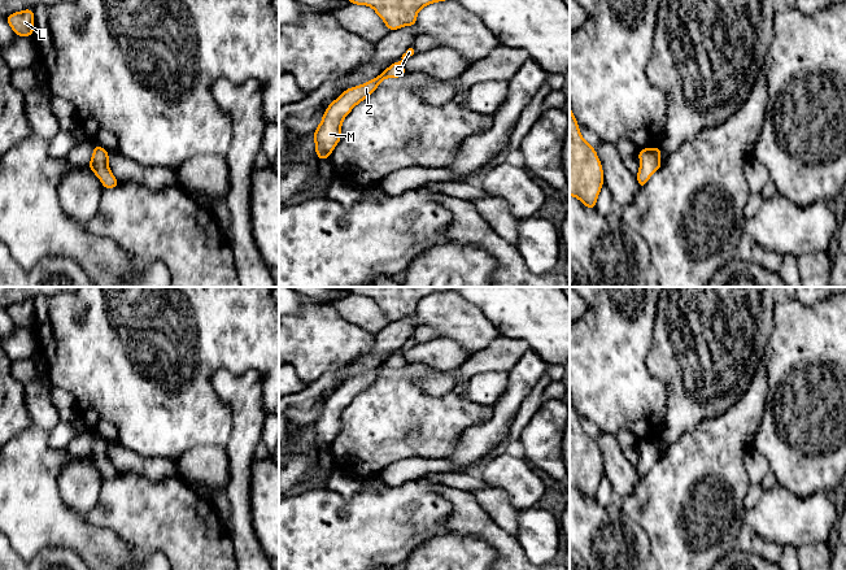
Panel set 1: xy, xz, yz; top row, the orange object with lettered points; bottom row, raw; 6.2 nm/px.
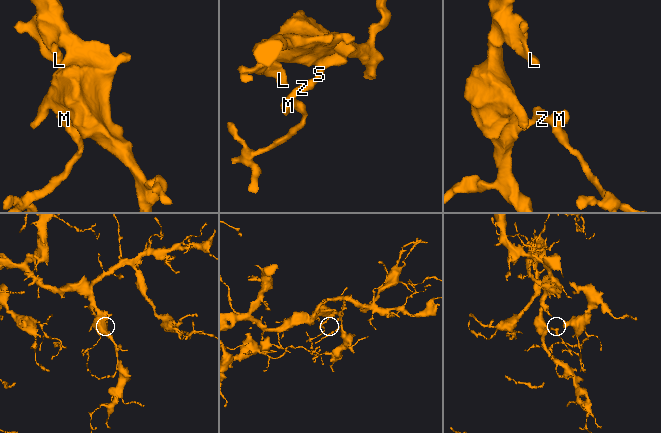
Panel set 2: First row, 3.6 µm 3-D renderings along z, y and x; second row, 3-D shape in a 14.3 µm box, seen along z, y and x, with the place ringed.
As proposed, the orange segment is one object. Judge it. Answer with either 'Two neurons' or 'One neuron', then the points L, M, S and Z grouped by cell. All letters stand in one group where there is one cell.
One neuron. Groups: L M S Z

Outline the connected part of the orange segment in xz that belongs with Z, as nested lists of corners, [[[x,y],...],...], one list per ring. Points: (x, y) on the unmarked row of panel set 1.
[[[411,335],[402,345],[401,352],[393,353],[381,365],[365,375],[345,380],[335,392],[328,396],[319,417],[313,423],[315,443],[319,451],[328,451],[336,435],[341,431],[341,414],[350,401],[357,395],[367,390],[385,369],[404,367],[406,361],[402,357],[402,352],[417,344],[418,343]]]

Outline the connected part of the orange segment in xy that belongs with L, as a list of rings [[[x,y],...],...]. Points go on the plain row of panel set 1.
[[[25,300],[12,304],[5,310],[14,322],[16,327],[32,327],[34,300]]]

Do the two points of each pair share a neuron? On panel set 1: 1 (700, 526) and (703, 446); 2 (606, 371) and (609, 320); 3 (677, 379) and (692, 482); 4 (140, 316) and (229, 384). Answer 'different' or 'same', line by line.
1: same
2: same
3: different
4: different

